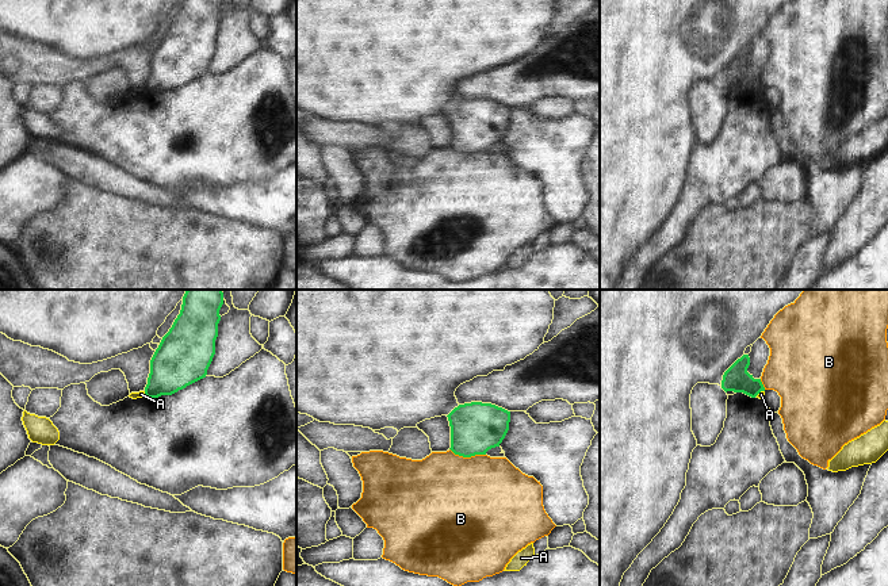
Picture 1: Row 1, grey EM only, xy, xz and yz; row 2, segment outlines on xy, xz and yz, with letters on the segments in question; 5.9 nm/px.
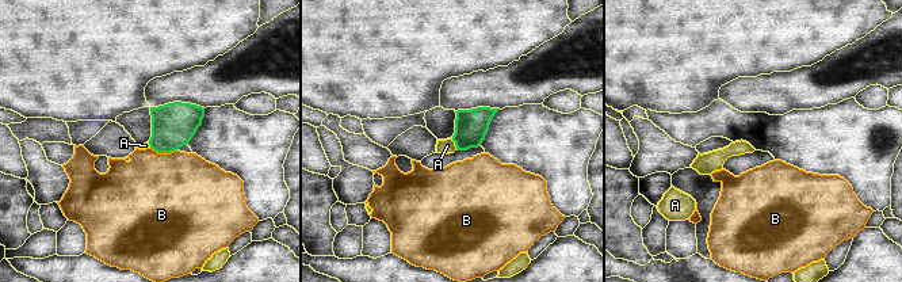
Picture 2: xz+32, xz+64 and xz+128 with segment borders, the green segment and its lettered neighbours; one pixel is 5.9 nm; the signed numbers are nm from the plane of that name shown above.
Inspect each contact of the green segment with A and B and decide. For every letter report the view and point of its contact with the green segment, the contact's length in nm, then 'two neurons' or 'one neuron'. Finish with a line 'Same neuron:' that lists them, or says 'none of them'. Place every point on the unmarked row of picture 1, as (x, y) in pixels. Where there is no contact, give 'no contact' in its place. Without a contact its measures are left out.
A: contact yz (760, 88); length 70 nm; two neurons
B: contact xz (467, 153); length 220 nm; two neurons
Same neuron: none of them

